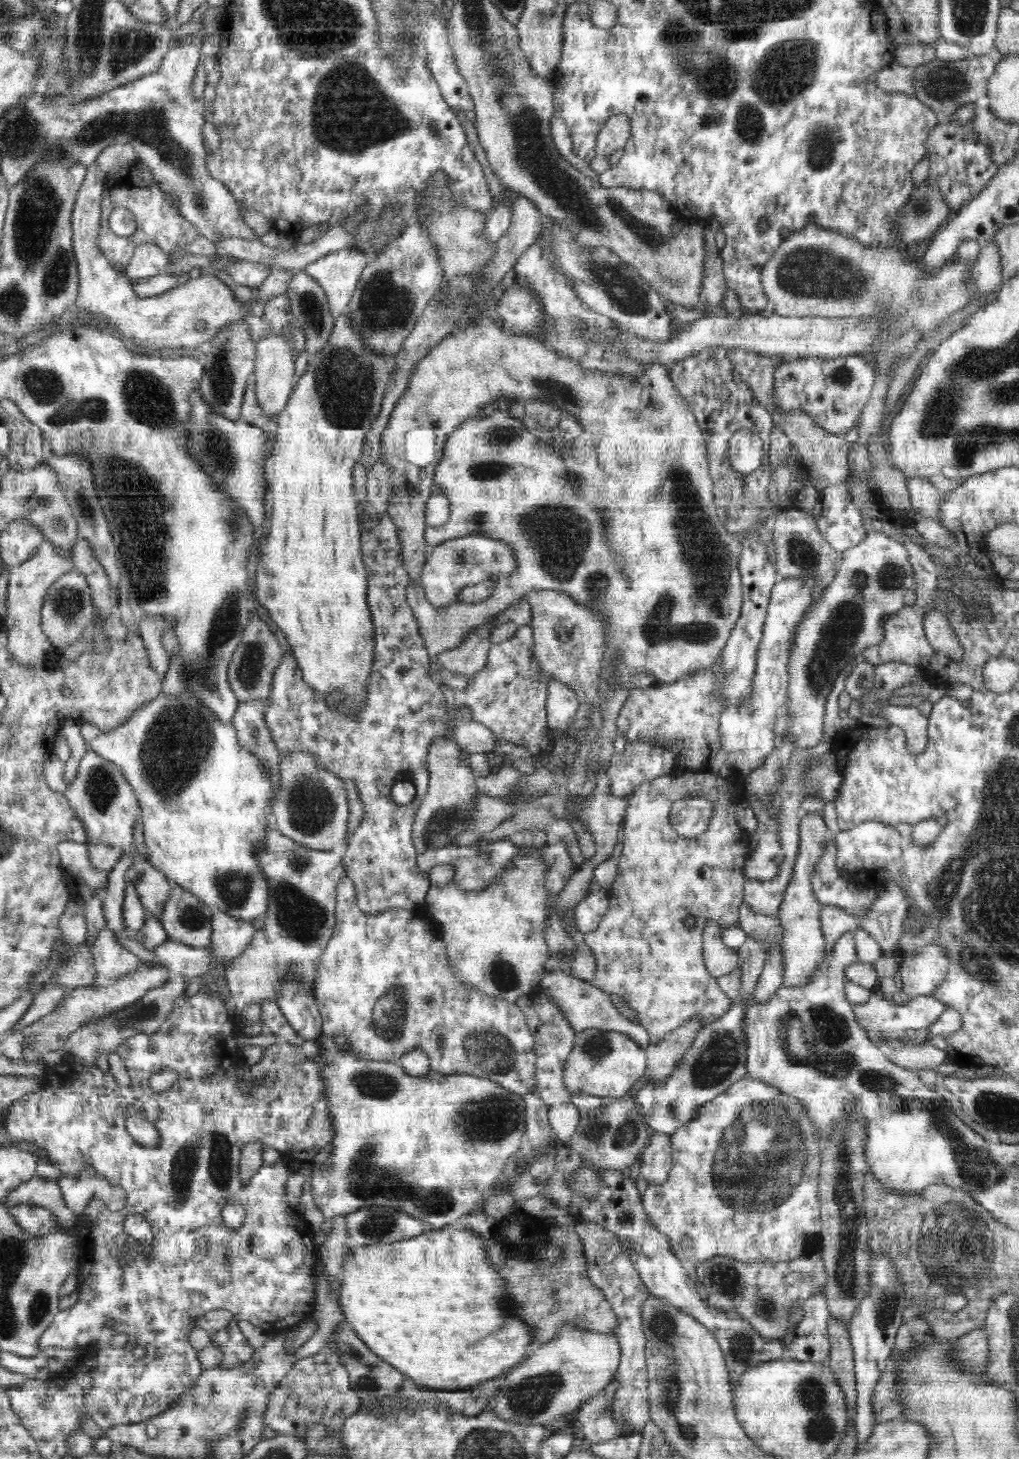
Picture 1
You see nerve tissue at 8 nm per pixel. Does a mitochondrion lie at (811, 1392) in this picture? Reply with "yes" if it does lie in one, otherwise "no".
yes

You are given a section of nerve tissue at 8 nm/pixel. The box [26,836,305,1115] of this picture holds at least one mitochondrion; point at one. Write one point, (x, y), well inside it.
(235, 888)

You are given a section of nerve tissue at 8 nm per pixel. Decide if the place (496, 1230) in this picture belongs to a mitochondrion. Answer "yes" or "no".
no

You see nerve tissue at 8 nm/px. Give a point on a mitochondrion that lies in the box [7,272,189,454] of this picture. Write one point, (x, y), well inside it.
(148, 400)

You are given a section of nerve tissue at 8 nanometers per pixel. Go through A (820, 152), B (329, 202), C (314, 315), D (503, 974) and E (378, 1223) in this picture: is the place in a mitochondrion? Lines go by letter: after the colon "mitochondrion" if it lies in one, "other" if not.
A: mitochondrion
B: other
C: mitochondrion
D: mitochondrion
E: mitochondrion

